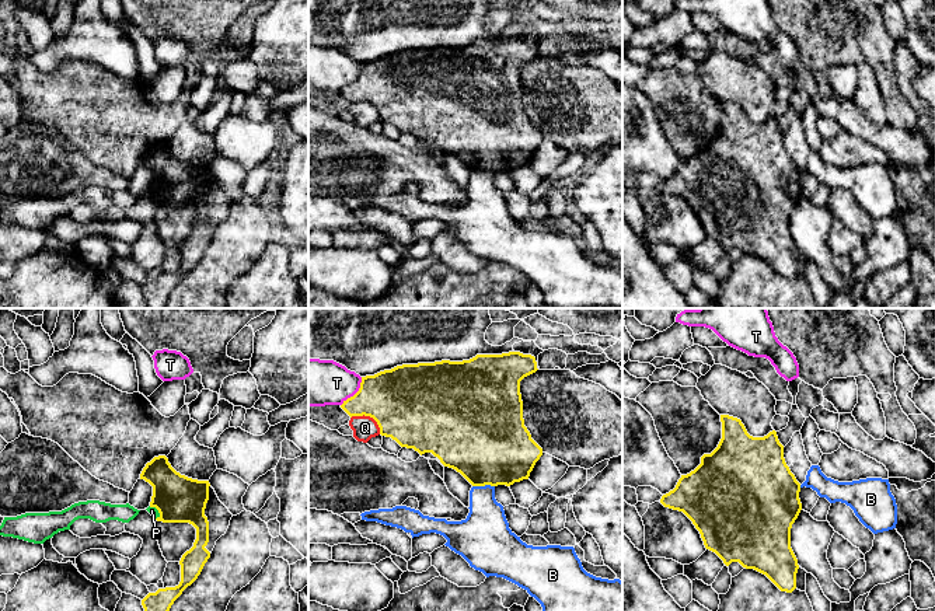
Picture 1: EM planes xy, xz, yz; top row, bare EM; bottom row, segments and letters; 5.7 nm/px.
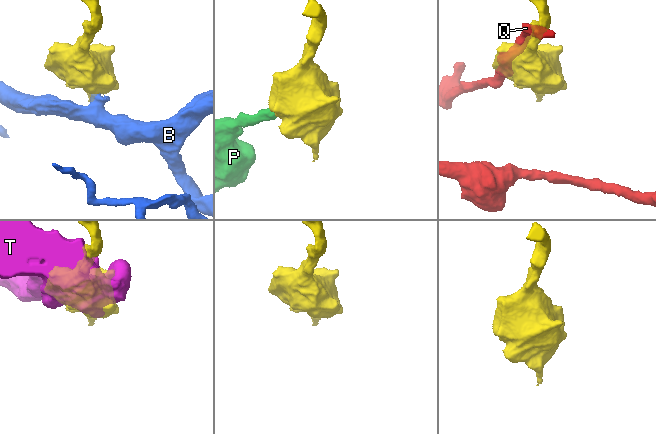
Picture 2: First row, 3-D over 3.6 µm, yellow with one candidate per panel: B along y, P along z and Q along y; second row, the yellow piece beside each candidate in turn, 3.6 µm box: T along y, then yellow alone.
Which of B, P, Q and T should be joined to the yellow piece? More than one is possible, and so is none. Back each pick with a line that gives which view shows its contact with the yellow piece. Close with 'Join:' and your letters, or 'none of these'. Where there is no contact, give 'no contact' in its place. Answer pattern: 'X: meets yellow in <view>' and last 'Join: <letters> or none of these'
Join: none of these

